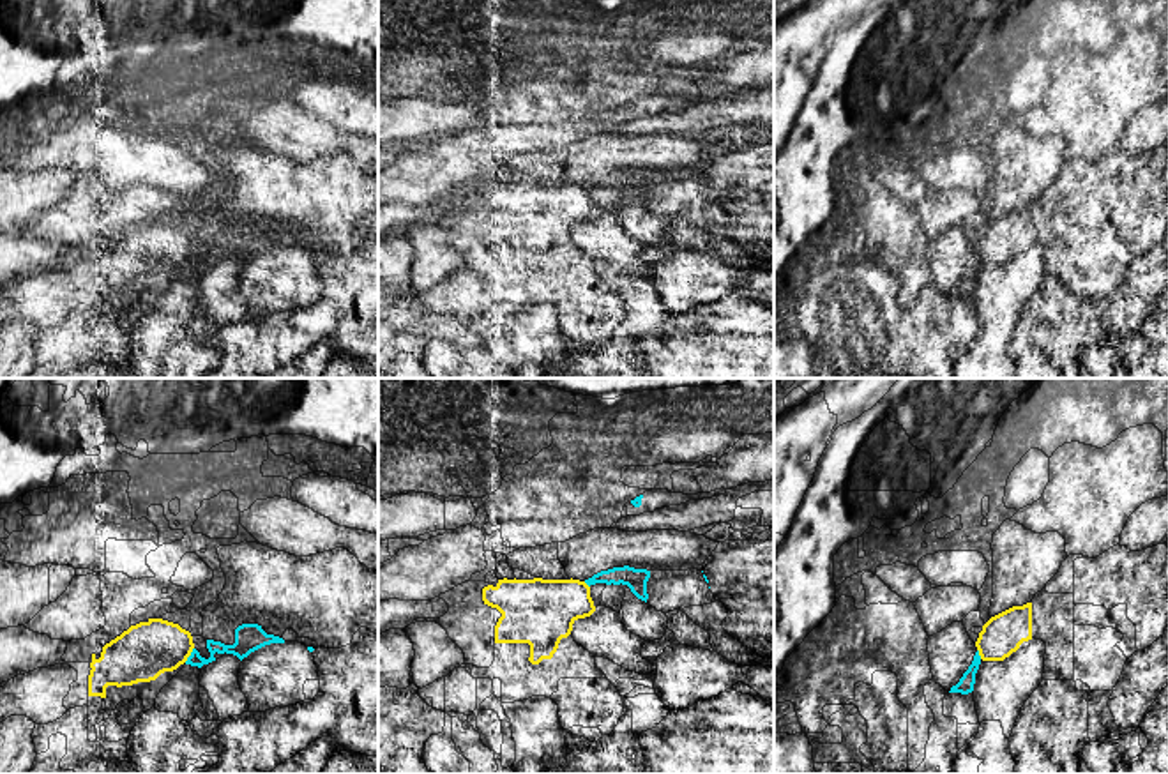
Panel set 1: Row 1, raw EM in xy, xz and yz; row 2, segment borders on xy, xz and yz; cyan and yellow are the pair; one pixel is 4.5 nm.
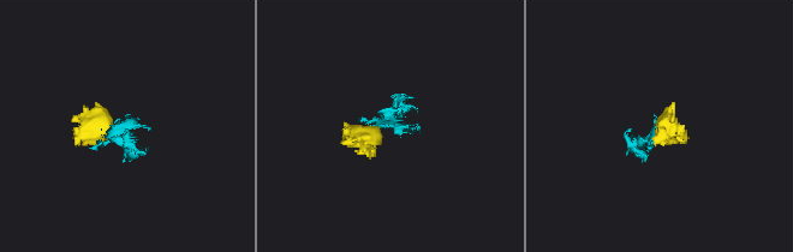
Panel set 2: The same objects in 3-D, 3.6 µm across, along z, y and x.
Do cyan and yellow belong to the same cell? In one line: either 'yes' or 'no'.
no

